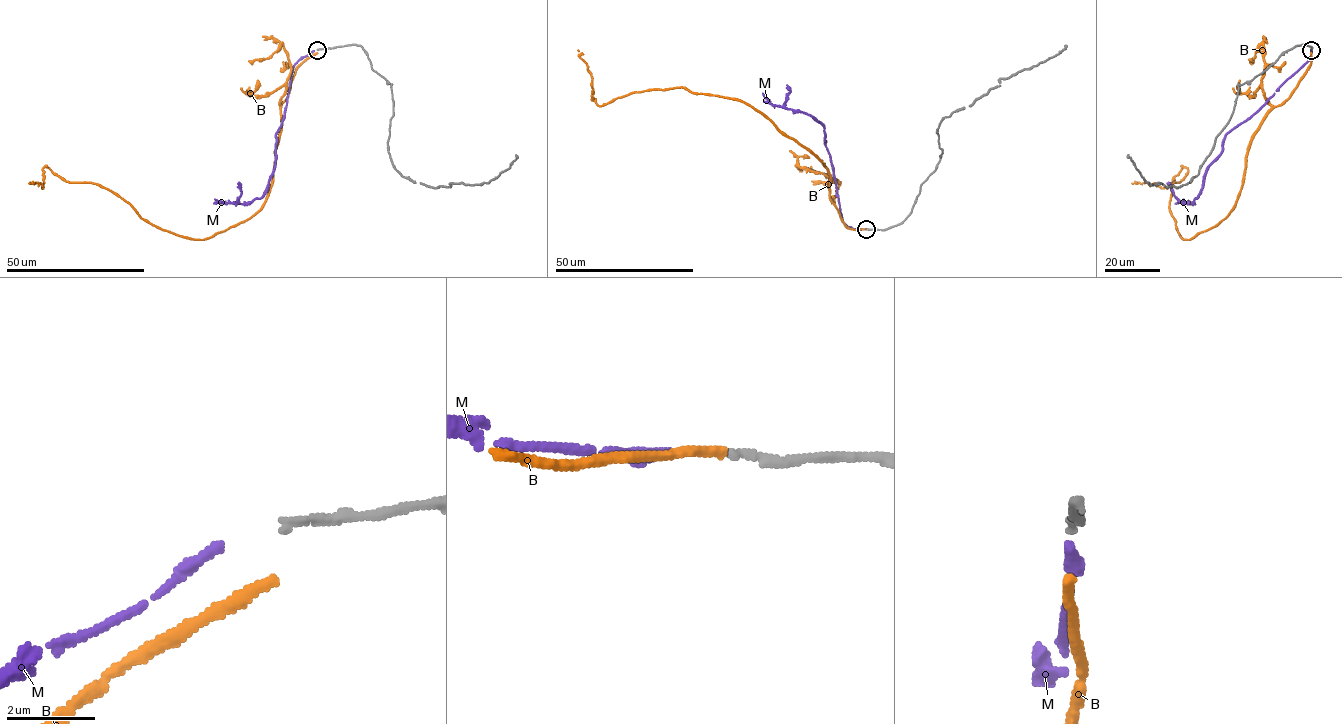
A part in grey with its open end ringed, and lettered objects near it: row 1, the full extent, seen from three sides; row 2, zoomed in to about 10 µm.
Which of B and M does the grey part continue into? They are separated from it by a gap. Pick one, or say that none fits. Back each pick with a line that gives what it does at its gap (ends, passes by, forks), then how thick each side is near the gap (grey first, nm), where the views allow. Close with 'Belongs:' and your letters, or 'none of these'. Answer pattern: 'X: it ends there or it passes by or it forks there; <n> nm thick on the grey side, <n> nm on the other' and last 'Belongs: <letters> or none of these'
M: it ends there; 160 nm thick on the grey side, 260 nm on the other
Belongs: M

